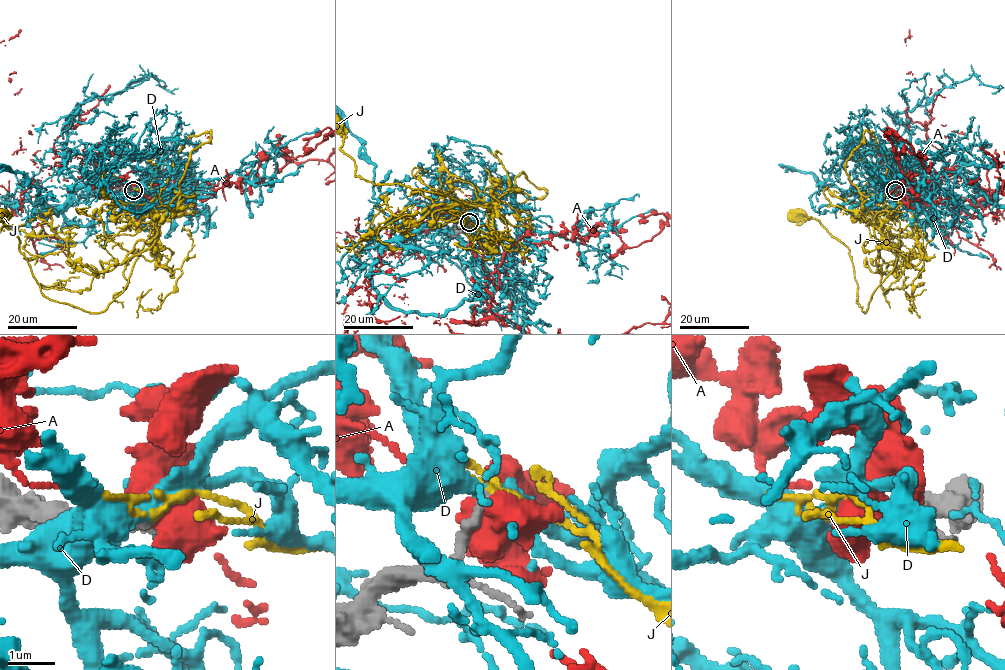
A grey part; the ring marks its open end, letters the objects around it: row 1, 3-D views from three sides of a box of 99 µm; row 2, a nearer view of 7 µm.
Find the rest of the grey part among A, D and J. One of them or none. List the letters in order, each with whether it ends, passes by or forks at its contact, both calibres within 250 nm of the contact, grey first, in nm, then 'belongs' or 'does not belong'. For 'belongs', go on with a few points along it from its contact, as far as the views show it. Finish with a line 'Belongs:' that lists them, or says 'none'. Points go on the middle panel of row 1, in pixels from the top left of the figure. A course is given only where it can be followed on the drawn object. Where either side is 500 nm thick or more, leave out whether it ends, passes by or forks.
A: 240/550 nm | does not belong
D: it passes by | 200/400 nm | does not belong
J: it forks | 200/120 nm | does not belong
Belongs: none

